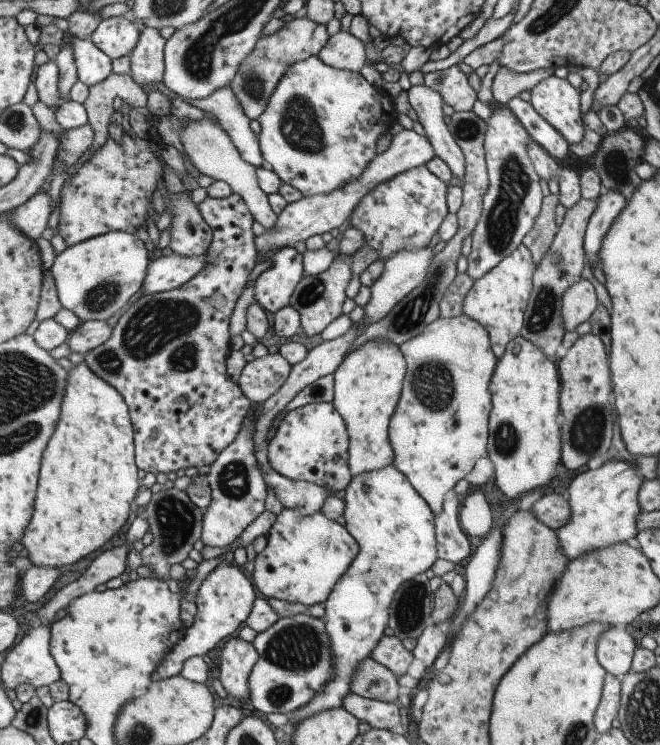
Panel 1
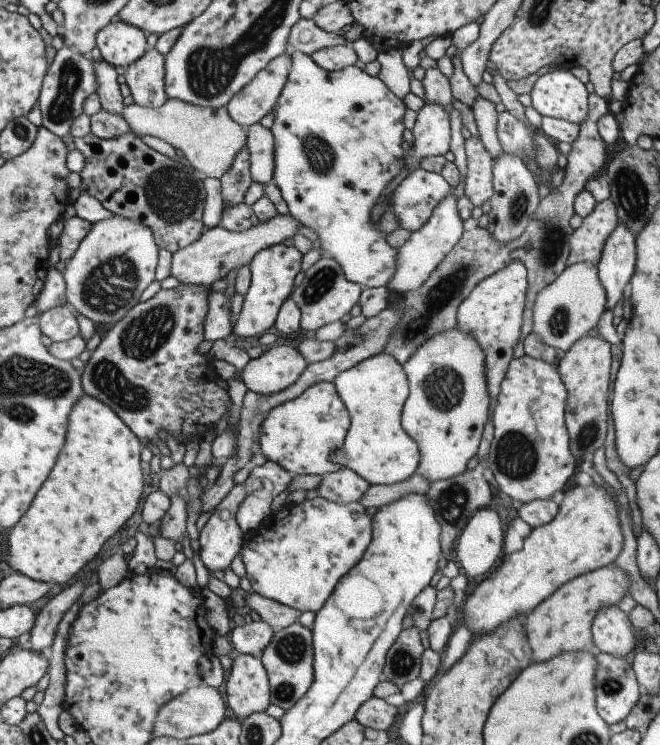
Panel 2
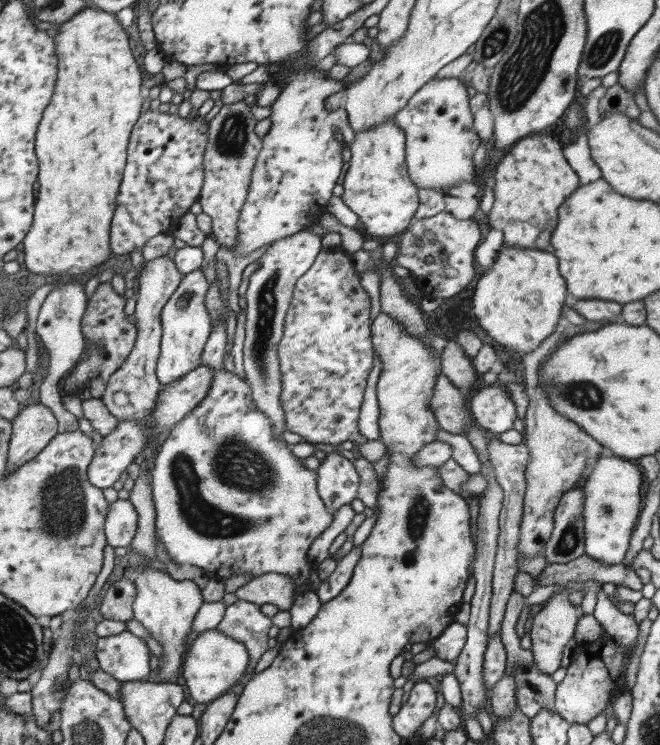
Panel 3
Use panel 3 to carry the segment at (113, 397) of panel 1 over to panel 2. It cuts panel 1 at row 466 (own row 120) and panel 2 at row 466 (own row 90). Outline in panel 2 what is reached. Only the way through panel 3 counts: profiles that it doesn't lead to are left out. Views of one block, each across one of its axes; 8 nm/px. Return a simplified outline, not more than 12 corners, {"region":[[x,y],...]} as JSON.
{"region":[[84,393],[10,530],[8,564],[68,584],[138,510],[140,439]]}

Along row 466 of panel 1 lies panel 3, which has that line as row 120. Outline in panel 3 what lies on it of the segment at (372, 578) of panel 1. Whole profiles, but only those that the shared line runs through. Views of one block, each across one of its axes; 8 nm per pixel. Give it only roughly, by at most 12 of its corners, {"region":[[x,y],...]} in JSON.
{"region":[[395,117],[358,131],[341,200],[373,238],[420,205]]}

